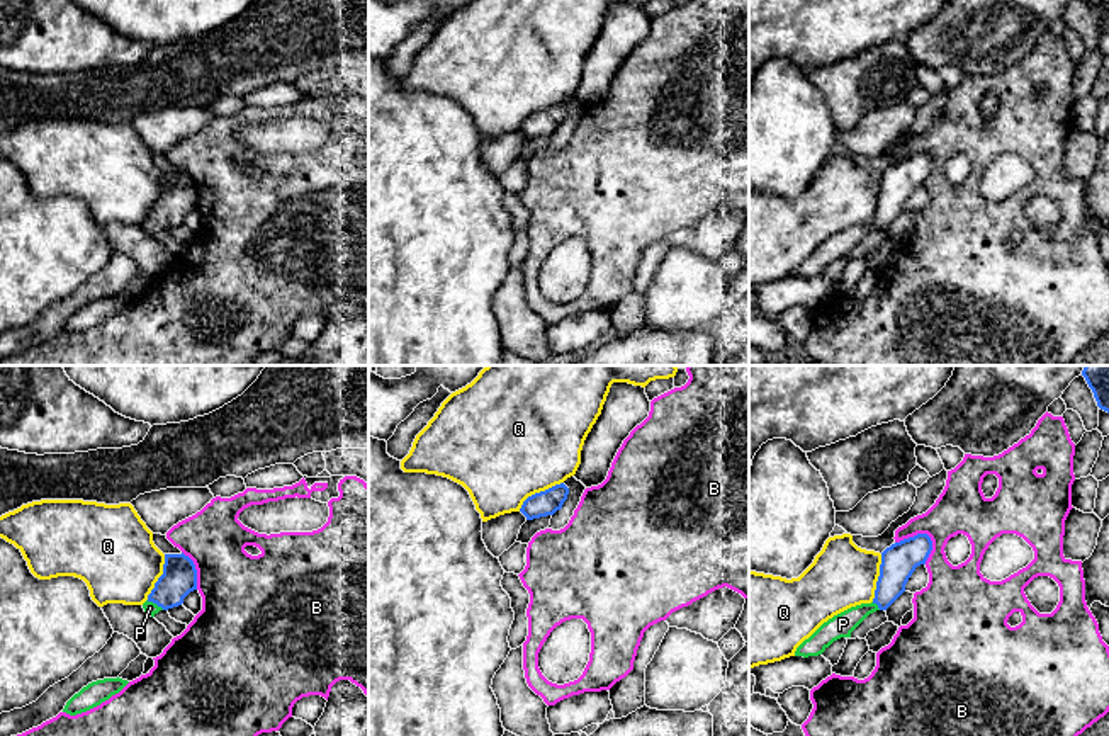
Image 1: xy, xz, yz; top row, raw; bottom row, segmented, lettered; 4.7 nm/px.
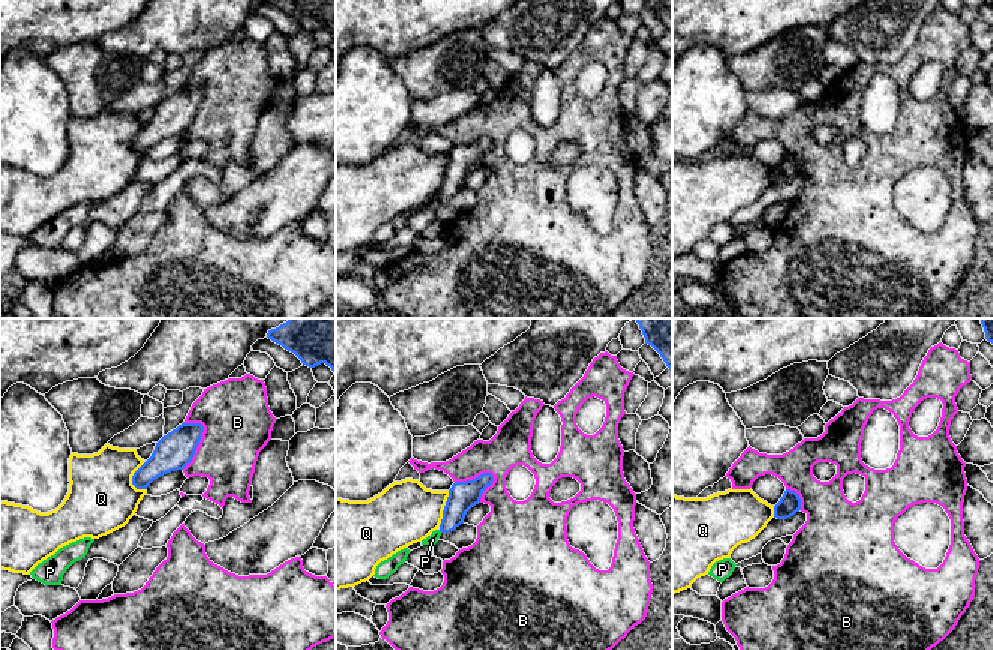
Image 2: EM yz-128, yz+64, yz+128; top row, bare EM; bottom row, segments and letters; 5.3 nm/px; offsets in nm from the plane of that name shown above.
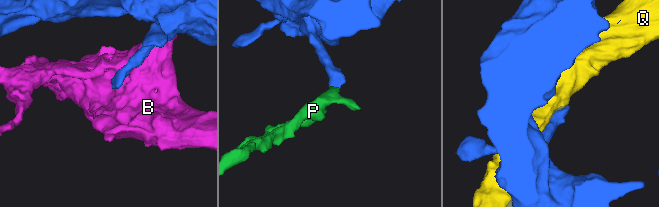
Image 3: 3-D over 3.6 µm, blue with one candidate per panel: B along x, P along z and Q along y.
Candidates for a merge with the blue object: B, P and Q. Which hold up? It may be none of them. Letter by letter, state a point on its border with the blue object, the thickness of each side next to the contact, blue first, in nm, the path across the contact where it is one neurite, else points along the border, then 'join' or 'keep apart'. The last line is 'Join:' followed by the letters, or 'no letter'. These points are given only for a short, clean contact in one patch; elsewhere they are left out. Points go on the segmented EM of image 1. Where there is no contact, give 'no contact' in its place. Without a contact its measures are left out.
B: yz (919, 534) | 170/240 nm | keep apart
P: xy (155, 602) | 170/60 nm | across xy (179, 578), (155, 602), (150, 607) | join
Q: xz (540, 492) | 120/500 nm | keep apart
Join: P

